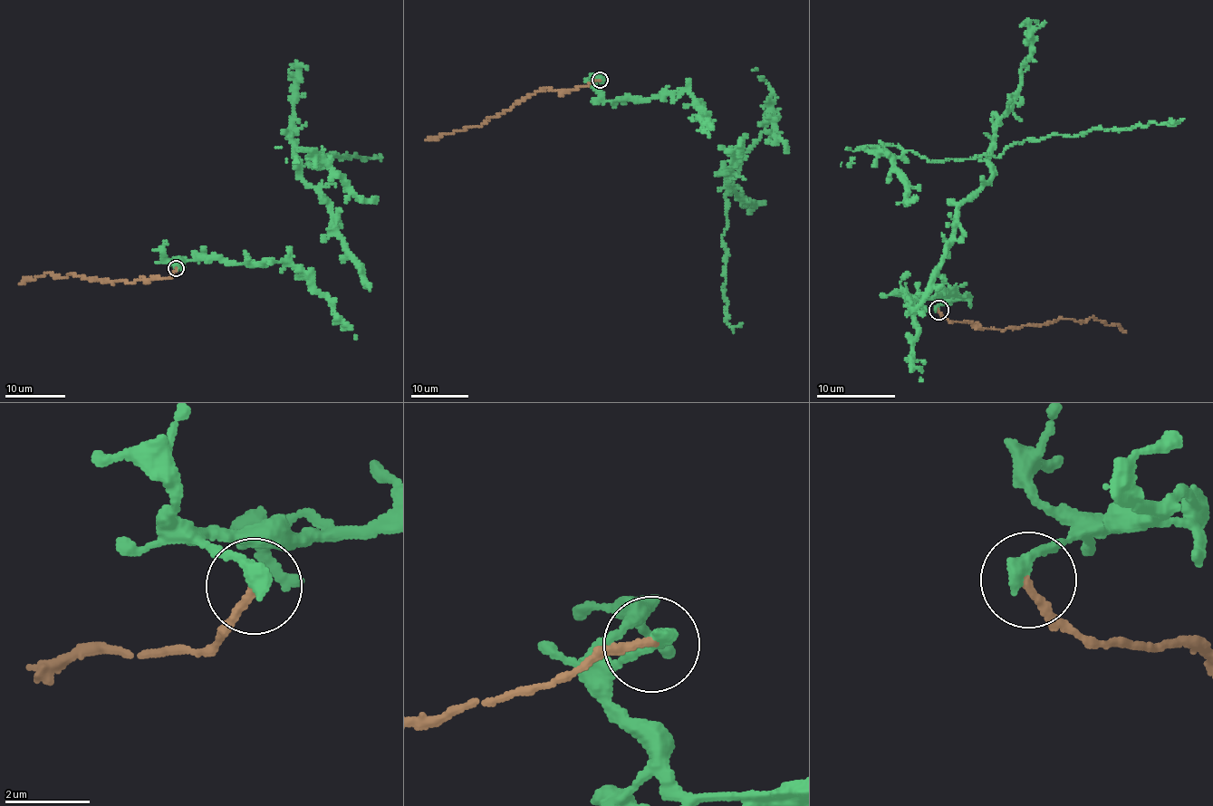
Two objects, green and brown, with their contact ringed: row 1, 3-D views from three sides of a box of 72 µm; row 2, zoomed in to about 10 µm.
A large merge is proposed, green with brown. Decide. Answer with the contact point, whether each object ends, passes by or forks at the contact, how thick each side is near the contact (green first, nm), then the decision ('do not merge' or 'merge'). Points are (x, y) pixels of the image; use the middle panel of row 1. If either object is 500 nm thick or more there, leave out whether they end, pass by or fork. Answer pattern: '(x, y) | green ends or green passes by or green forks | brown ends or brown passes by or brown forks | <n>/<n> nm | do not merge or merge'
(600, 80) | green ends | brown ends | 400/180 nm | do not merge

